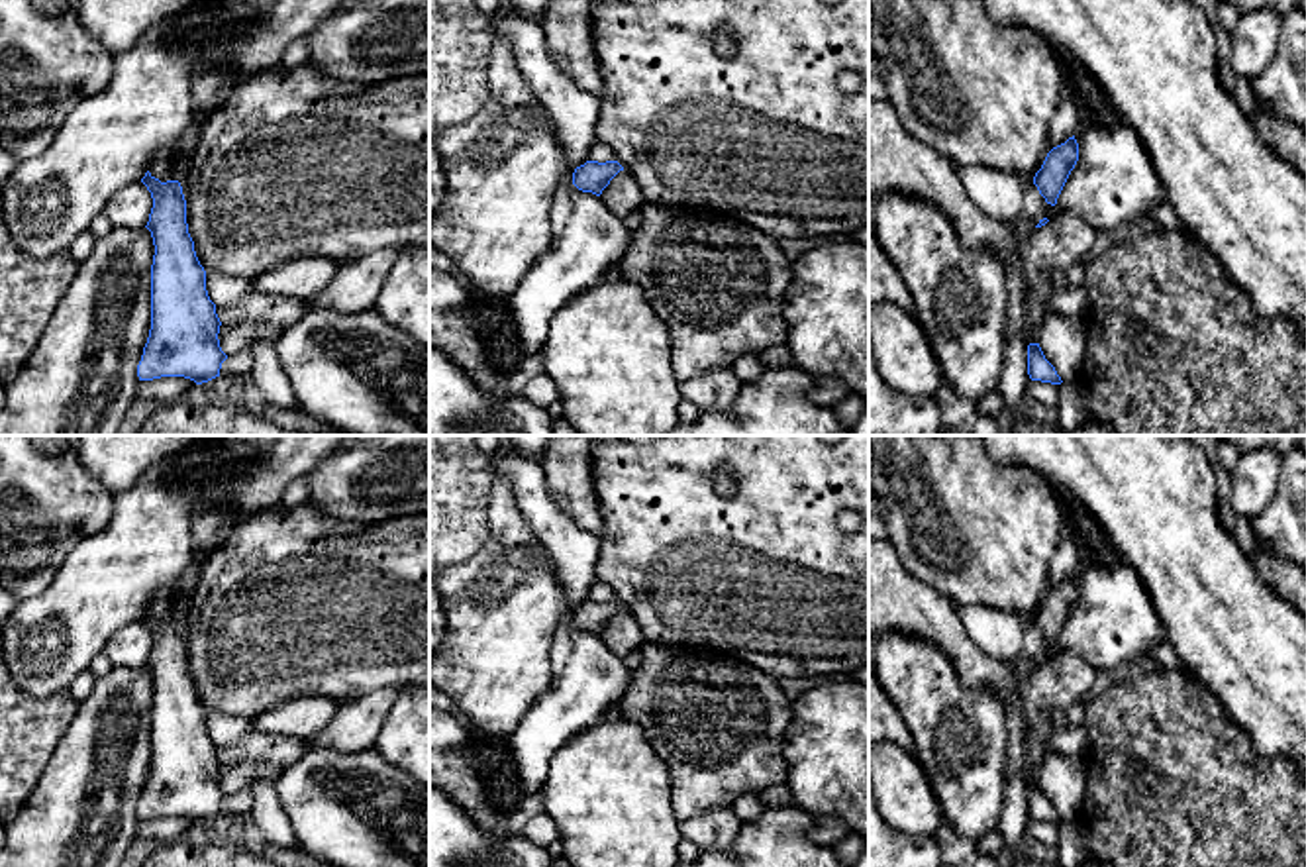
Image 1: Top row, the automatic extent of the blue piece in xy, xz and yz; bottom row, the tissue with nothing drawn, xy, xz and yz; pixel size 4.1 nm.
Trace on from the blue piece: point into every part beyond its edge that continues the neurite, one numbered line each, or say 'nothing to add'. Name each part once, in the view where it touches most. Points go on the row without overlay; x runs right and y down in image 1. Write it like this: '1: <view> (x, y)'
nothing to add

